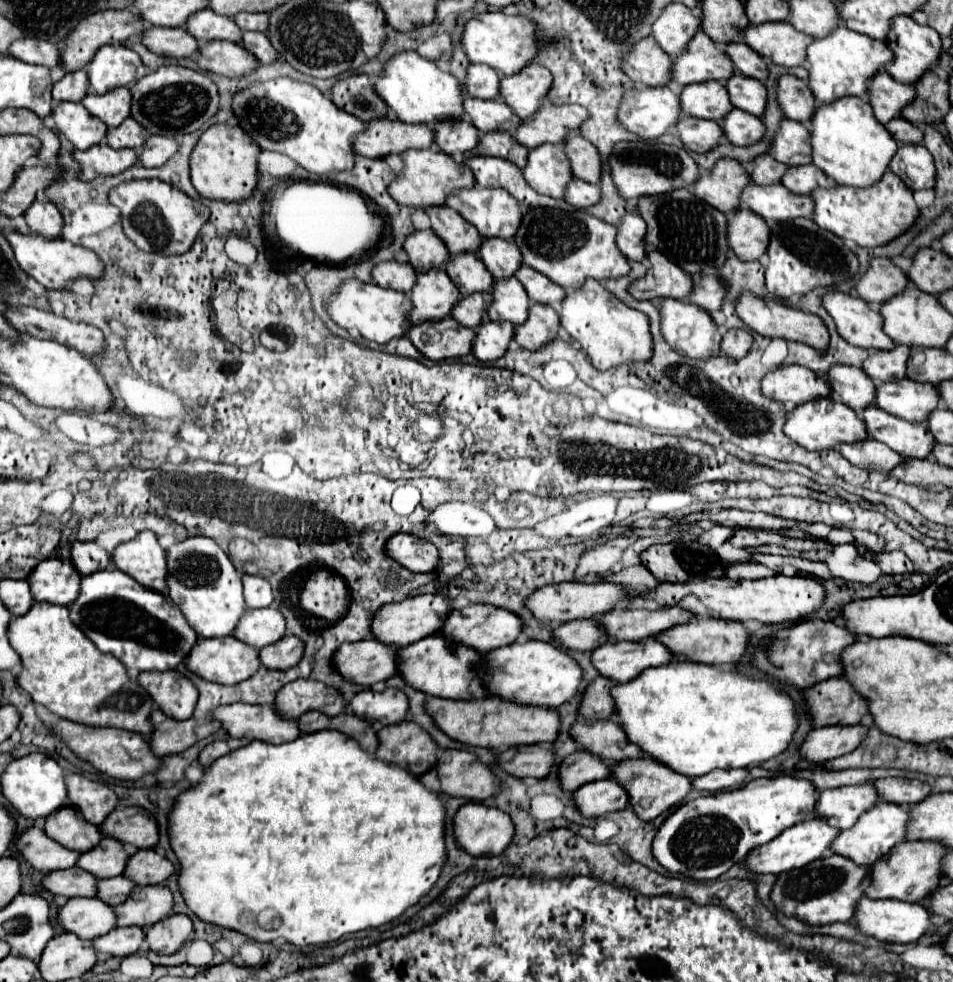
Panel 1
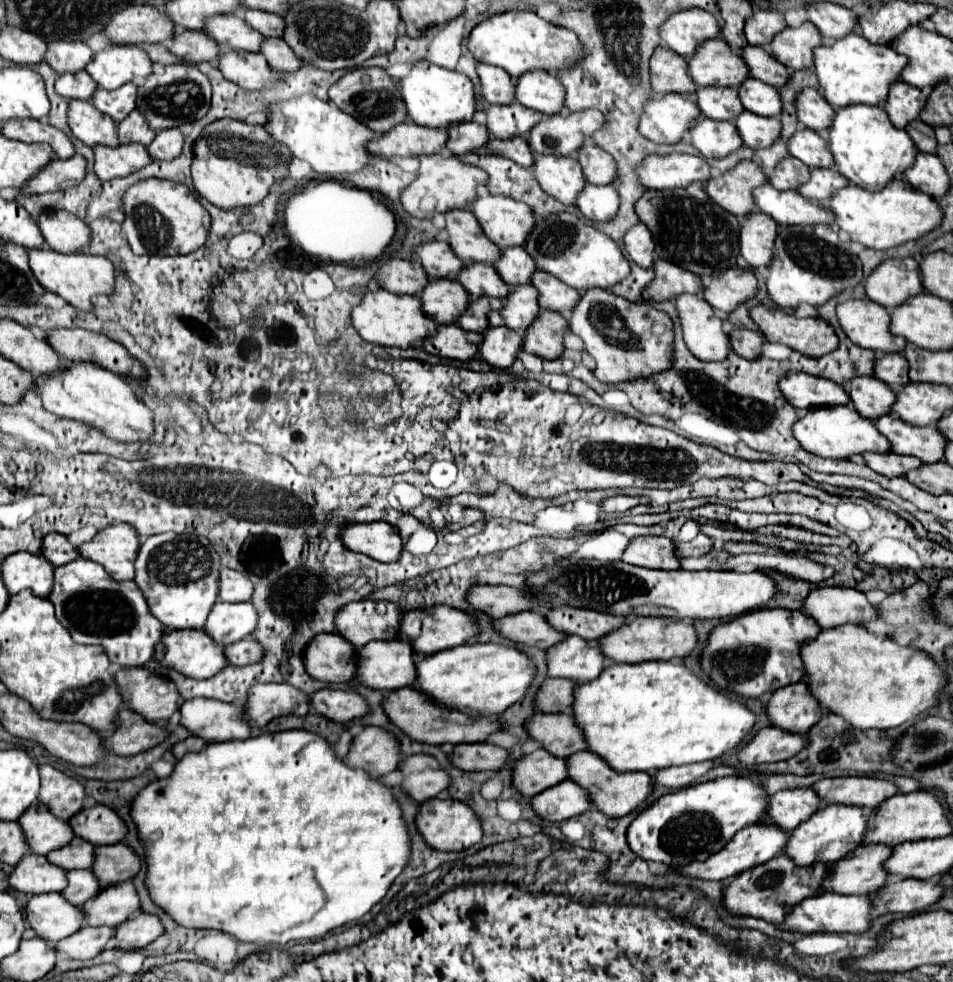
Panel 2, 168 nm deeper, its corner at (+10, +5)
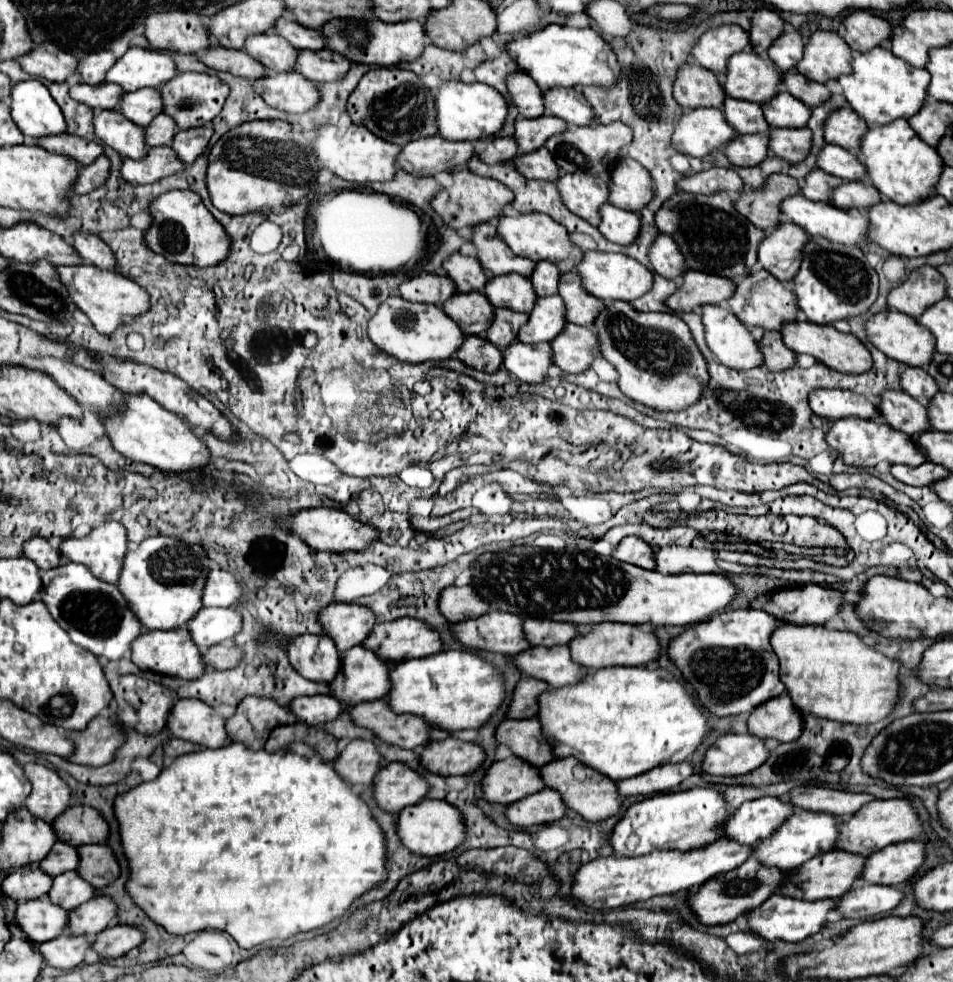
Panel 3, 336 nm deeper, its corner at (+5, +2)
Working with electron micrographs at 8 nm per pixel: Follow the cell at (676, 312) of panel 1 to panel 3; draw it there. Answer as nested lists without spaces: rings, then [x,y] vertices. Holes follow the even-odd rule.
[[[705,304],[701,306],[701,322],[705,328],[705,342],[709,350],[719,358],[719,362],[727,368],[737,368],[737,370],[749,370],[755,366],[761,366],[763,356],[759,356],[757,342],[753,336],[747,332],[747,328],[737,320],[737,316],[723,306],[715,304]]]

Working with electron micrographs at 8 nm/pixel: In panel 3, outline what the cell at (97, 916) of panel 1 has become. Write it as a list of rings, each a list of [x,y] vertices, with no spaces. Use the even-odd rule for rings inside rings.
[[[37,898],[21,902],[17,906],[15,920],[29,940],[43,944],[65,932],[69,924],[69,912],[53,904],[49,898]]]

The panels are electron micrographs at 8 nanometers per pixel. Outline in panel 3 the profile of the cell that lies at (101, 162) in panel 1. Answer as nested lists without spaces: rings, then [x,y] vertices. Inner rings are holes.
[[[159,146],[149,148],[147,156],[139,160],[123,158],[119,172],[121,178],[129,184],[149,184],[183,170],[183,166],[185,164],[175,156],[175,152],[169,146]]]

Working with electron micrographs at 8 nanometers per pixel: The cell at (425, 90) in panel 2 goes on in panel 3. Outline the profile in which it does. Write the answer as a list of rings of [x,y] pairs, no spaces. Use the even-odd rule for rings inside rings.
[[[447,80],[441,84],[435,92],[435,110],[437,110],[437,128],[439,136],[445,140],[479,140],[483,136],[493,136],[503,126],[503,120],[507,116],[507,104],[505,98],[491,86],[481,82],[451,82]]]

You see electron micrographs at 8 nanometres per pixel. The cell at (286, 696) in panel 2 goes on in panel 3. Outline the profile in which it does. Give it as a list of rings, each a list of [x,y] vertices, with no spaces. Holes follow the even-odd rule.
[[[247,696],[237,712],[227,720],[227,732],[235,742],[247,744],[251,750],[265,746],[269,732],[279,724],[295,724],[295,714],[267,696]]]

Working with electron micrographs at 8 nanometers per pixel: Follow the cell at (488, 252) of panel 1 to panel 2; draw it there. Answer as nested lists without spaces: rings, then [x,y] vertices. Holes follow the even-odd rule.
[[[508,247],[508,249],[502,249],[502,255],[494,263],[494,269],[510,287],[514,287],[514,285],[530,283],[530,277],[534,275],[536,265],[534,265],[534,259],[524,251],[524,247]]]

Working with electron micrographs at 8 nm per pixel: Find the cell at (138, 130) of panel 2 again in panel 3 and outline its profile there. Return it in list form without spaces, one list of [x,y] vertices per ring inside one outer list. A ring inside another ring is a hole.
[[[159,114],[151,120],[151,124],[145,128],[145,146],[169,146],[177,128],[167,120],[167,116]]]

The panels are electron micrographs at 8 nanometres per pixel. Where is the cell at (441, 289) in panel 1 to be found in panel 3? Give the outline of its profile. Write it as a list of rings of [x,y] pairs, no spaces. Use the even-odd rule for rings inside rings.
[[[455,292],[445,300],[443,312],[457,322],[463,334],[483,334],[483,328],[491,324],[493,306],[481,292]]]

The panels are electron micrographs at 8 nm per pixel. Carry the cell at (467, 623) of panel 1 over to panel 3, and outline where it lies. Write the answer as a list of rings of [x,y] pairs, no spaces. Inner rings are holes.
[[[399,618],[393,622],[383,622],[375,626],[373,636],[363,642],[377,656],[391,662],[403,662],[411,658],[427,658],[441,652],[441,634],[415,618]]]

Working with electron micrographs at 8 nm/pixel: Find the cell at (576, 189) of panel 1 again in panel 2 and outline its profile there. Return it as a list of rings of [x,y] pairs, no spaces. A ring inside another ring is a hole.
[[[586,185],[576,205],[590,221],[610,221],[618,213],[618,191],[612,185]]]

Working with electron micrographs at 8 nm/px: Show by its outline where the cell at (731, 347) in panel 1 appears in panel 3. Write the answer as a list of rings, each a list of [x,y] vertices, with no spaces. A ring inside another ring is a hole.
[[[767,330],[757,342],[763,354],[763,366],[767,370],[787,370],[795,364],[795,352],[789,350],[777,330]]]

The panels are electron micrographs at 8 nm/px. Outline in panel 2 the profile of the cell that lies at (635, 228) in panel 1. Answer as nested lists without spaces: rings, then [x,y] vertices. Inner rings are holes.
[[[638,223],[624,235],[624,245],[628,255],[640,265],[640,267],[652,267],[654,265],[654,241],[652,235],[648,235],[646,225]]]

